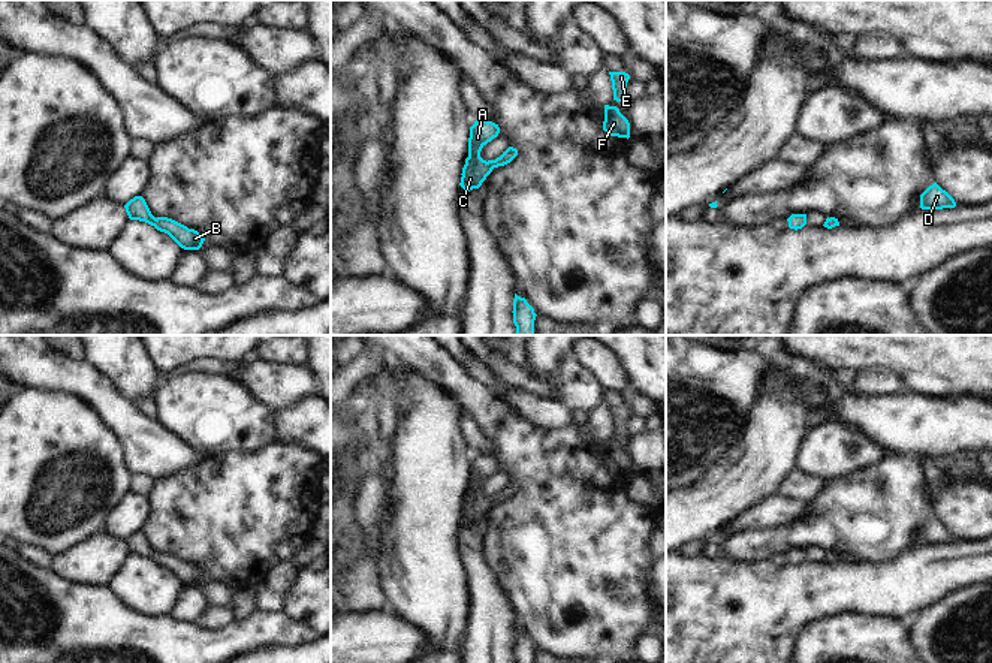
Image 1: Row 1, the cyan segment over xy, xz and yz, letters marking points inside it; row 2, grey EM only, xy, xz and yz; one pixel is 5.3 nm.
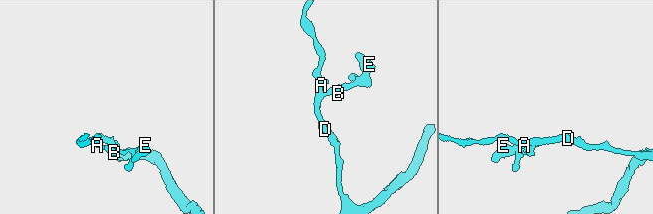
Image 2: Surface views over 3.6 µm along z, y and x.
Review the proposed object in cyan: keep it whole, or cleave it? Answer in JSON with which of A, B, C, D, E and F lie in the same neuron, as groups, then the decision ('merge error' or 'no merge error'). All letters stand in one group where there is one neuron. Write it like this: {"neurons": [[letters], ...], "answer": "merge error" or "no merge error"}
{"neurons": [["A", "B", "C", "D", "E", "F"]], "answer": "no merge error"}

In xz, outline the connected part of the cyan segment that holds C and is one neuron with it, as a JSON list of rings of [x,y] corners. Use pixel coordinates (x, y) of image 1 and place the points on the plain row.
[[[477,453],[474,459],[470,462],[468,492],[465,494],[465,500],[462,503],[462,509],[461,509],[462,512],[459,518],[459,521],[465,527],[479,524],[494,503],[504,501],[518,491],[518,485],[509,482],[495,495],[486,497],[480,492],[482,483],[494,473],[497,473],[498,468],[500,468],[498,459],[492,456],[486,456],[483,453]]]

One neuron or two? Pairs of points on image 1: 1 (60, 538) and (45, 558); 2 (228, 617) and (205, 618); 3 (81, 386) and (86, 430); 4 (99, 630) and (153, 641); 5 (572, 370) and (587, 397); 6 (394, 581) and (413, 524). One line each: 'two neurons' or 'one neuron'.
1: two neurons
2: one neuron
3: two neurons
4: one neuron
5: one neuron
6: one neuron

